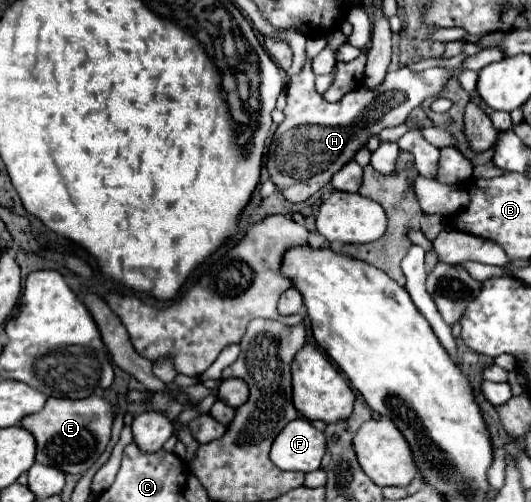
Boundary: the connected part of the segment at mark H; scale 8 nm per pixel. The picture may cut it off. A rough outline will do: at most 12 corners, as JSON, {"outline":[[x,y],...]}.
{"outline":[[307,65],[289,79],[269,147],[271,179],[309,199],[367,143],[443,89],[443,67],[389,73],[339,103]]}

